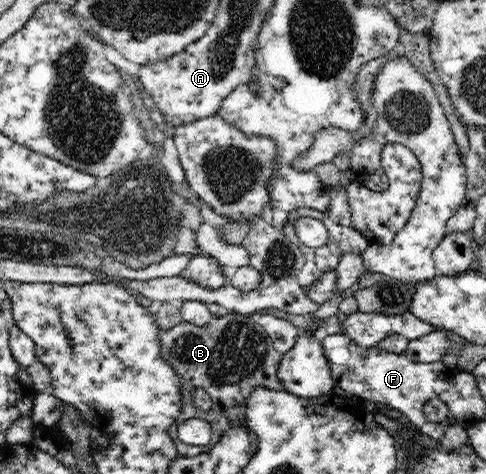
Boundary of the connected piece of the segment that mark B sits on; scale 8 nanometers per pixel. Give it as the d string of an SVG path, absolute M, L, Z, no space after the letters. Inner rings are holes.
M230 311L226 315L212 317L212 320L206 326L196 326L195 324L182 320L176 326L168 328L168 330L159 330L160 356L163 358L165 364L171 366L173 372L177 374L180 384L179 394L182 396L182 413L174 421L174 424L170 426L170 437L172 437L172 441L174 440L176 442L178 455L186 455L186 457L189 457L190 455L208 452L231 429L247 427L247 402L248 398L250 398L249 394L254 387L260 385L268 386L268 389L286 391L284 383L276 375L278 374L280 360L282 360L281 353L274 346L270 335L268 335L261 324L255 321L255 318L252 315L246 316ZM198 387L204 387L208 391L208 395L212 398L213 408L209 412L196 409L196 404L192 403L190 392L196 390ZM190 418L198 418L209 422L212 430L210 444L206 446L189 446L180 442L180 438L176 436L176 428L178 429L181 422Z

